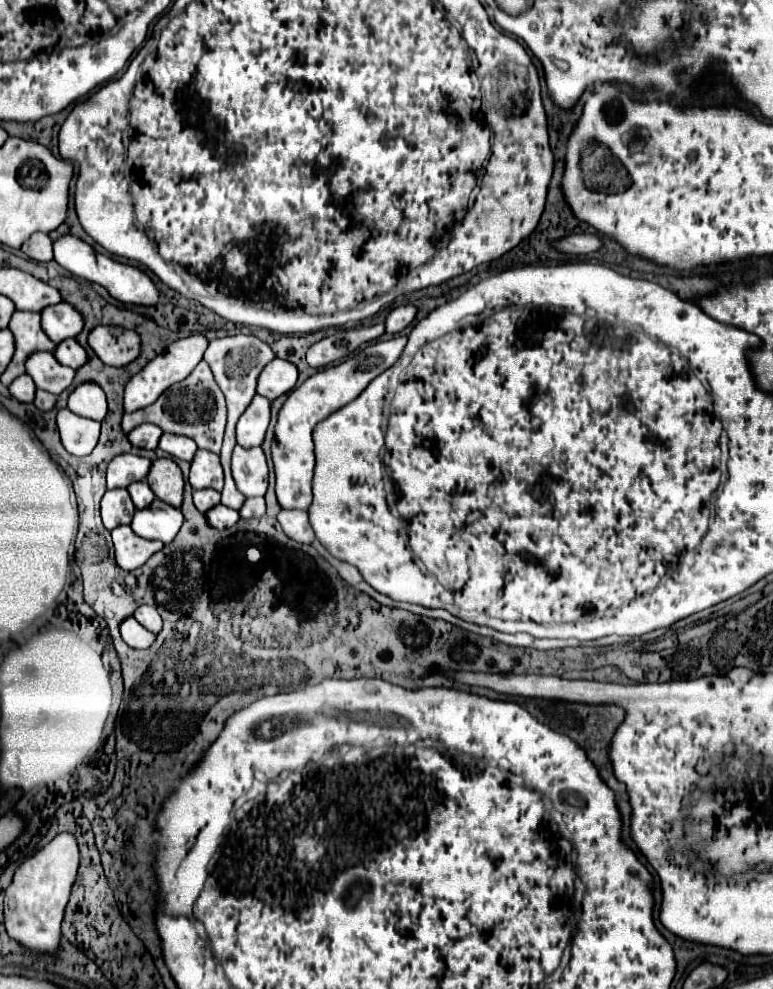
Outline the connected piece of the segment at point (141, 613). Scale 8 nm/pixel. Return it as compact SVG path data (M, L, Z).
M140 605L140 607L136 609L134 617L136 617L138 623L142 623L148 631L160 633L160 629L162 629L162 619L160 619L160 615L158 615L158 611L156 611L154 607L150 607L150 605Z

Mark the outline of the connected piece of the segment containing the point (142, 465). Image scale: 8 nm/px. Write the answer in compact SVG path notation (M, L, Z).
M118 455L110 461L108 465L108 489L116 489L116 487L128 487L134 481L142 481L146 479L148 471L150 471L150 459L146 457L138 457L138 455Z

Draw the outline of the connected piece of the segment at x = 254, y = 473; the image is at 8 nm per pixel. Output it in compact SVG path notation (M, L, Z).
M234 447L232 477L244 497L264 495L268 489L268 463L262 447Z

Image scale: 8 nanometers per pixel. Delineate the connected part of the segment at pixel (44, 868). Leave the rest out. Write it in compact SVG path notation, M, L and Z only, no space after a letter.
M60 833L16 869L14 881L4 897L4 925L10 939L20 943L26 951L40 955L54 955L60 951L60 923L72 883L76 881L78 861L80 853L74 835Z

